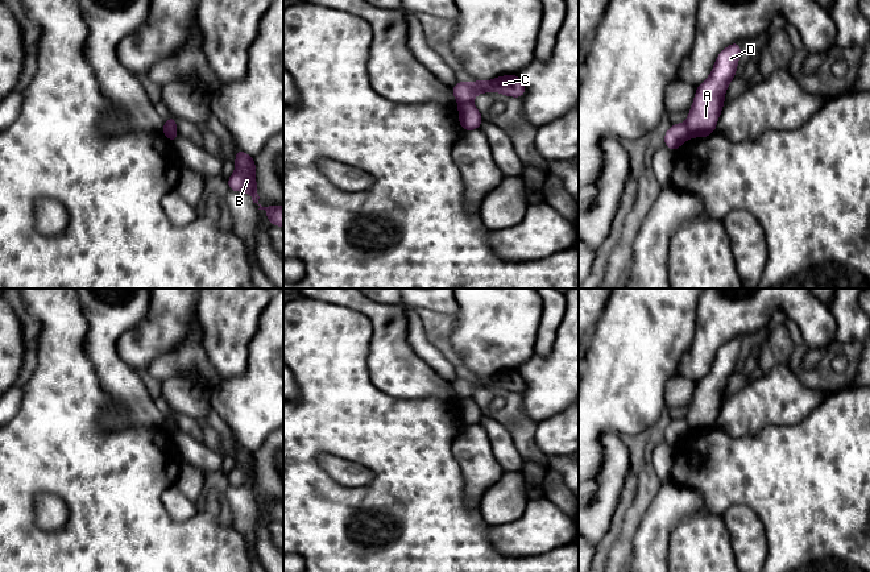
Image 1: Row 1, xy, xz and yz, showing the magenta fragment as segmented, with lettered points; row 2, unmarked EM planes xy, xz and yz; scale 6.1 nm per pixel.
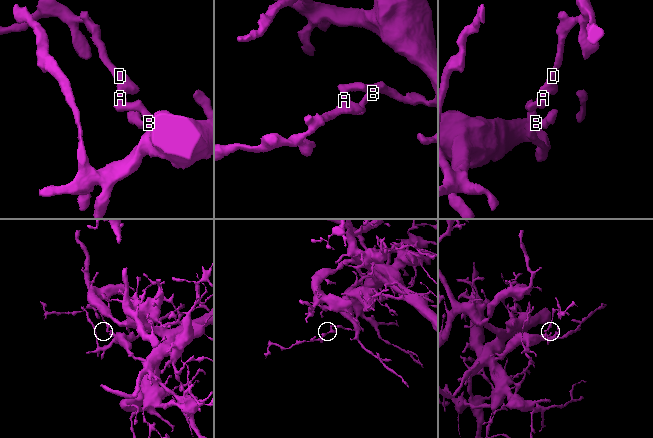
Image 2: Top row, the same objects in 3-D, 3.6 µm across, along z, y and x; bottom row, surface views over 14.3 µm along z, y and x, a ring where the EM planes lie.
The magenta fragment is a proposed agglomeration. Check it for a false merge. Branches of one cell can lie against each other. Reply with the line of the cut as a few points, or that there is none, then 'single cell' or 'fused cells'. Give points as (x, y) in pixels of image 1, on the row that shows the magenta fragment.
yz (684, 124), (688, 136) | fused cells

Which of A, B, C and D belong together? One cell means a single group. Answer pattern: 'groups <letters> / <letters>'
groups A D / B C

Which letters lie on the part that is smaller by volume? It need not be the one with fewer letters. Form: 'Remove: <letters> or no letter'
Remove: A, D

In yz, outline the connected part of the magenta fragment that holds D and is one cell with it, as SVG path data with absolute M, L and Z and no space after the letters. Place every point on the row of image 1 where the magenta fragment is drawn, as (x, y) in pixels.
M741 42L725 47L717 57L709 78L697 84L695 100L685 125L688 137L708 137L716 130L716 123L724 107L728 84L736 78L741 54Z

